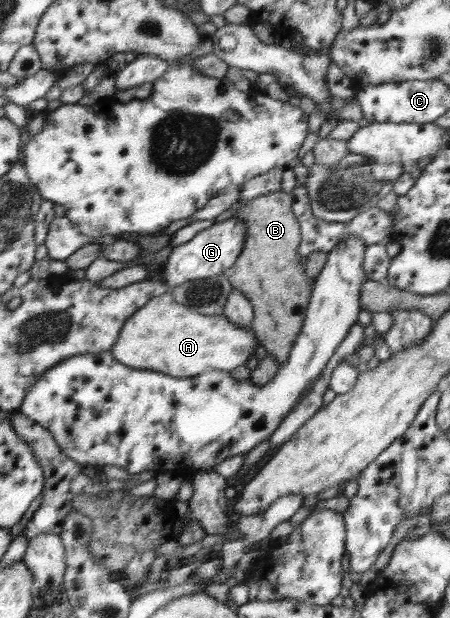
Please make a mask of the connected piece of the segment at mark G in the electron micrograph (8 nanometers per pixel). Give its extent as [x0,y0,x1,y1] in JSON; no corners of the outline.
[162,218,246,289]

